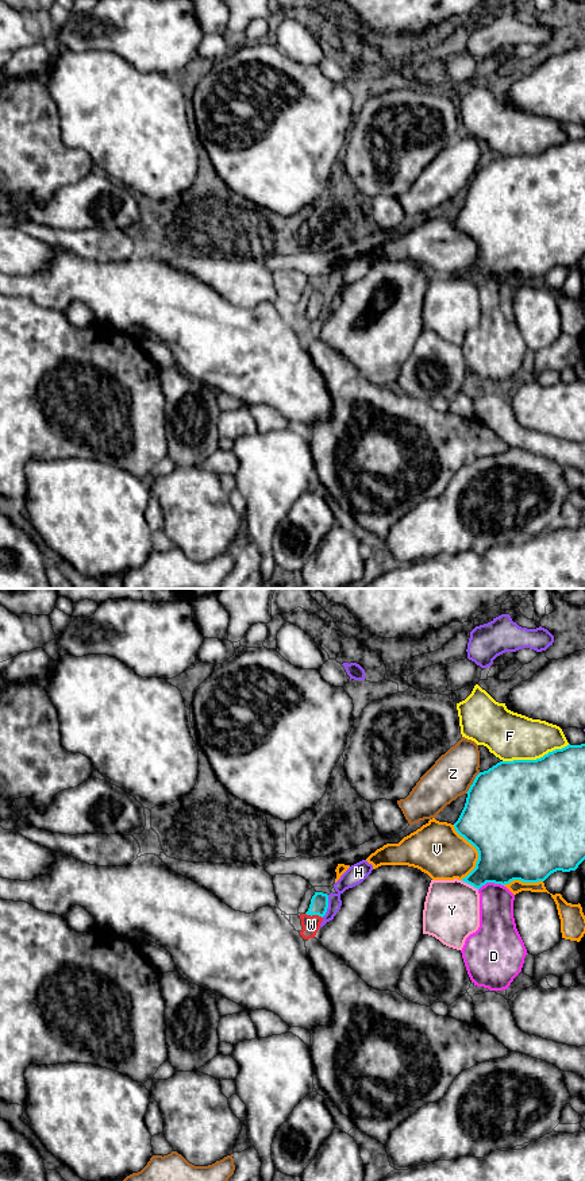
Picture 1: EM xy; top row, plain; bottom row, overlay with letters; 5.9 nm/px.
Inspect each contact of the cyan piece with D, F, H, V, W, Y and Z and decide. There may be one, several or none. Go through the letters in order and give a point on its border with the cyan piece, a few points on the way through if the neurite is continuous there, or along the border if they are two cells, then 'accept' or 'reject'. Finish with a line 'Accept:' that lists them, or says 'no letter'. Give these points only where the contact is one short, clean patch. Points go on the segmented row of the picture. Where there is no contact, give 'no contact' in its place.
D: contact xy (491, 882); border xy (503, 884), (485, 883), (478, 890); reject
F: contact xy (537, 759); reject
H: contact xy (327, 906); reject
V: contact xy (477, 850); reject
W: contact xy (314, 914); way xy (319, 903), (314, 914), (311, 925); accept
Y: contact xy (469, 883); reject
Z: contact xy (473, 783); reject
Accept: W

